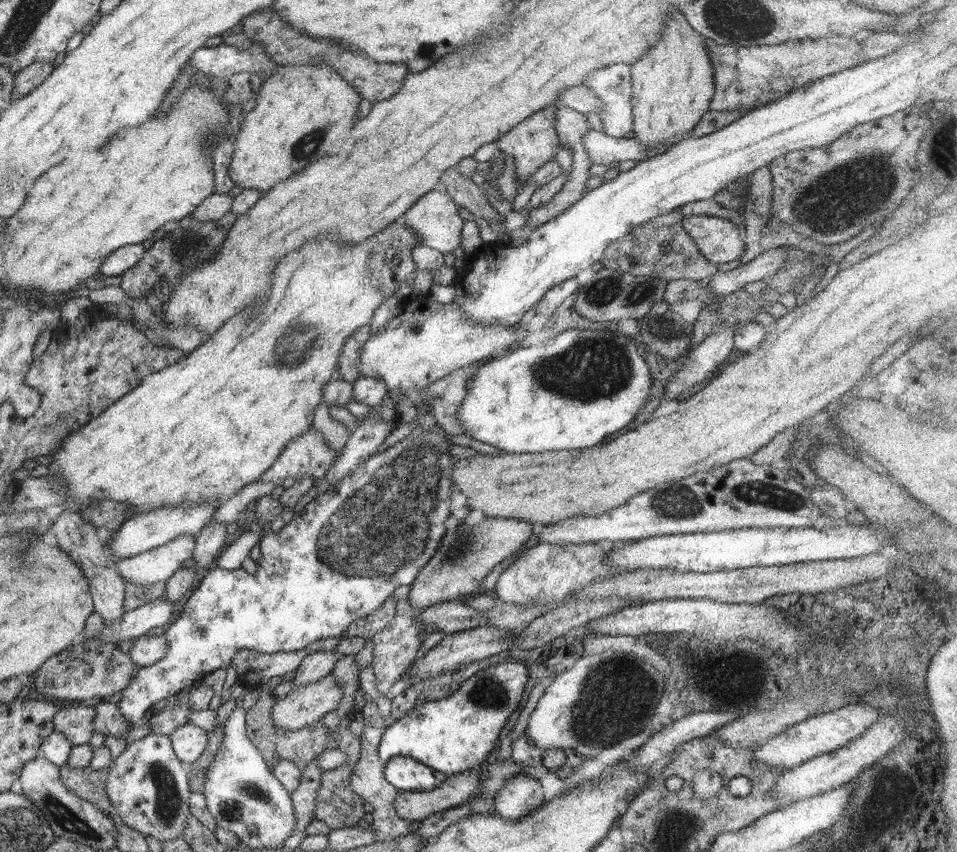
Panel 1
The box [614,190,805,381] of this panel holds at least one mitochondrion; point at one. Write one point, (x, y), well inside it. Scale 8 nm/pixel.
(662, 328)

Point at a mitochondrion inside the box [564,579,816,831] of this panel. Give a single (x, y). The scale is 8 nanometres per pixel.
(612, 701)

